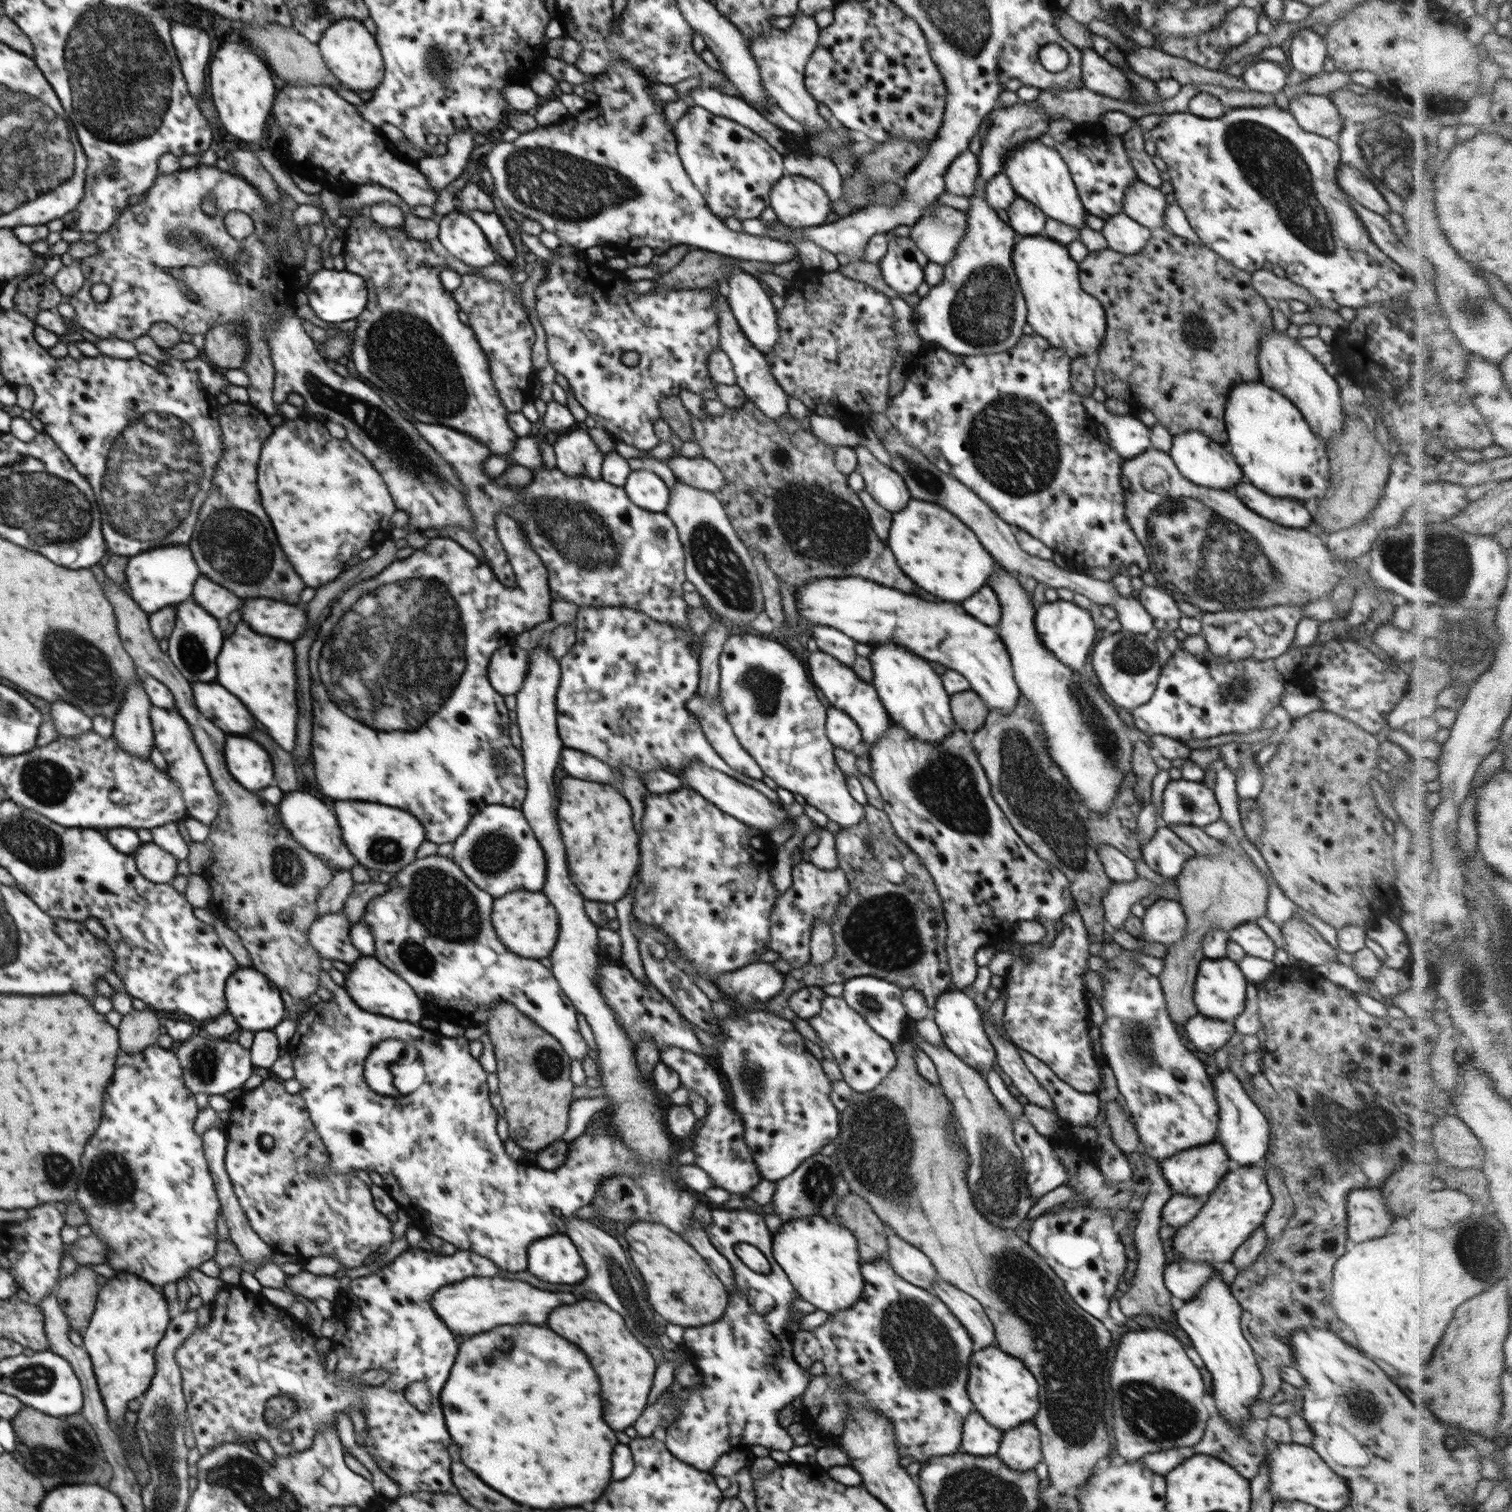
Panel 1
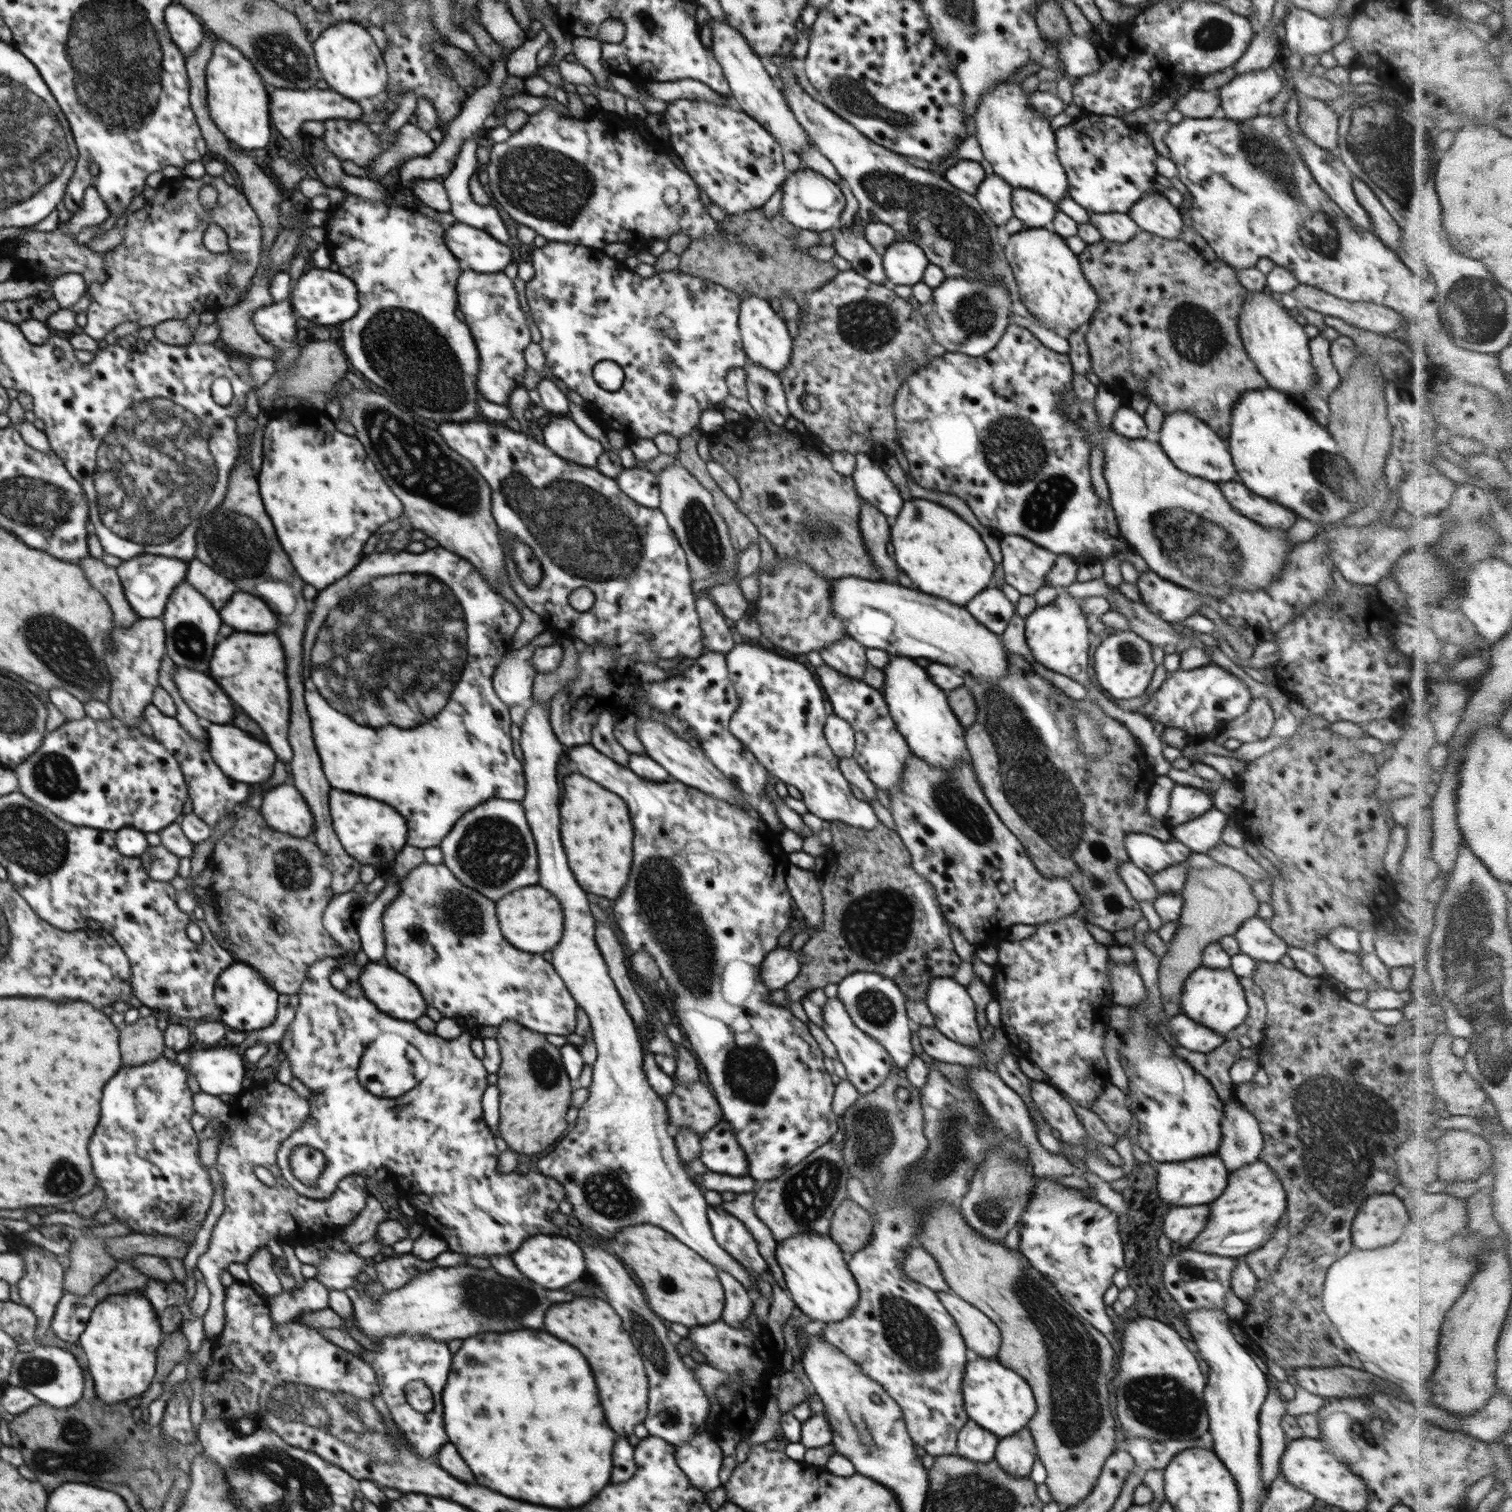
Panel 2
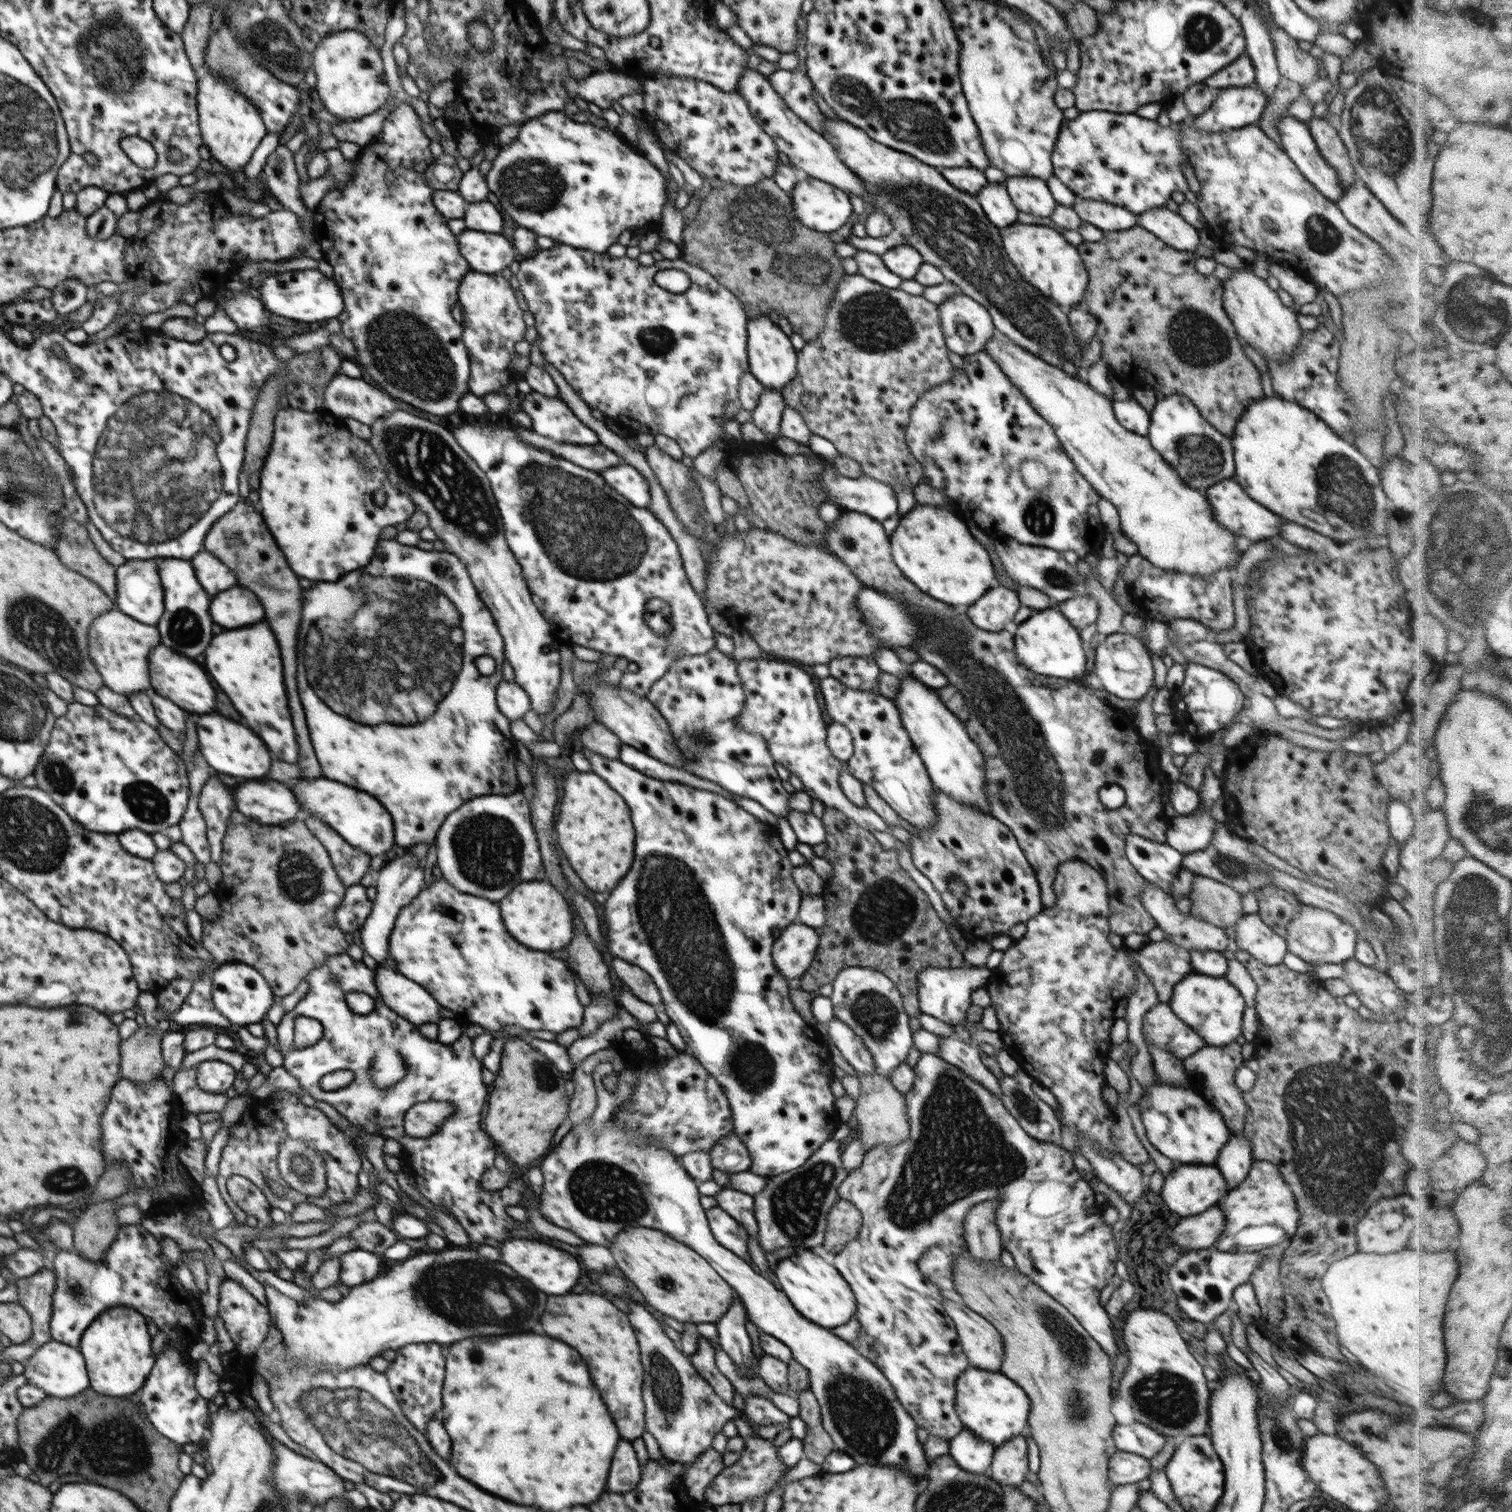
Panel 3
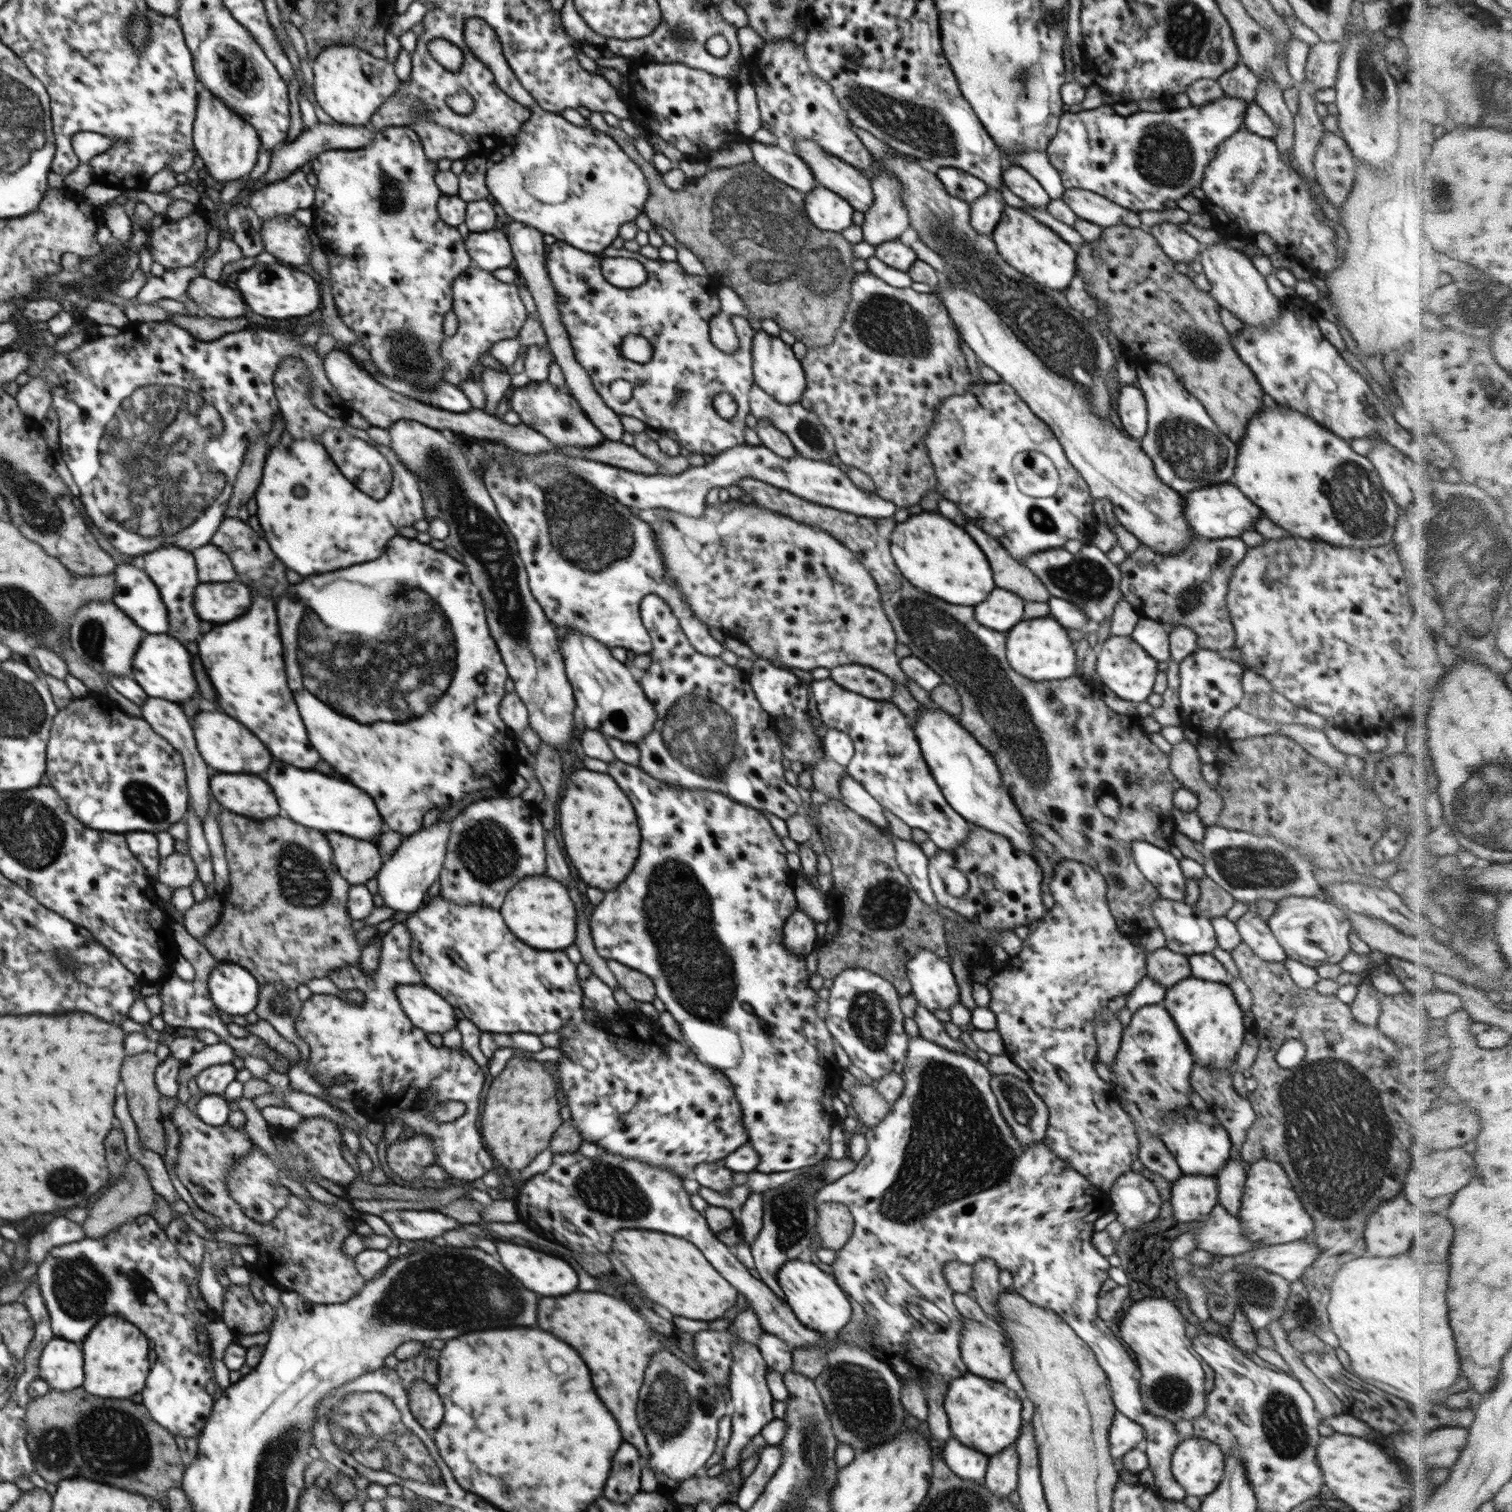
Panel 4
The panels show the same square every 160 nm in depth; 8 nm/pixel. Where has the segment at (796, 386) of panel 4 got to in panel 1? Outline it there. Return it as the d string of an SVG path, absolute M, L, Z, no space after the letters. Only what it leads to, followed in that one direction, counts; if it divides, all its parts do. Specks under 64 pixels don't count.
M738 271L729 276L724 289L733 316L748 340L763 354L771 351L772 347L775 348L779 337L778 312L774 308L771 296L764 291L759 280L745 271Z

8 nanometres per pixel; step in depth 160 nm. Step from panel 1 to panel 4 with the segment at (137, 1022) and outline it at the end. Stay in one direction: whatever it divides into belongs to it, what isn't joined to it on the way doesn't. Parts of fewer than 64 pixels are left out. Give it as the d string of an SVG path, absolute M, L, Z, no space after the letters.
M152 1051L141 1052L130 1056L122 1068L122 1082L124 1082L125 1093L127 1096L130 1114L134 1119L138 1138L142 1142L142 1146L153 1150L158 1154L163 1154L166 1150L165 1131L160 1124L160 1110L158 1110L158 1084L154 1080L154 1072L158 1067L158 1058L152 1054Z

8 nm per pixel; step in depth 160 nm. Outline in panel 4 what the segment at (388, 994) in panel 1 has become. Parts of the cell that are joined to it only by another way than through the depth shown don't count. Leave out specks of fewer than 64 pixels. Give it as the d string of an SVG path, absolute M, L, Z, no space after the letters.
M401 984L395 988L402 1011L424 1033L443 1035L456 1029L454 1007L426 985Z

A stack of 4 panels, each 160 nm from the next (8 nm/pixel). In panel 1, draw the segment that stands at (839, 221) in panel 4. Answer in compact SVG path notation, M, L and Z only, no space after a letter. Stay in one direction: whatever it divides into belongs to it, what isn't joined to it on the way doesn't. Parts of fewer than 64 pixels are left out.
M785 175L774 184L770 192L769 207L776 213L777 220L790 228L810 228L823 225L831 213L831 198L826 194L825 188L801 175Z

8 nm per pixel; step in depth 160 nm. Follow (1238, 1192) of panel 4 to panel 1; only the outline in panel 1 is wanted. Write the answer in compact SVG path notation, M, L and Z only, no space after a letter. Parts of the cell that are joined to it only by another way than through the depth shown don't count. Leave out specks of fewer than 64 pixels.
M1230 1068L1211 1077L1211 1081L1219 1106L1217 1141L1226 1149L1233 1165L1261 1165L1269 1150L1270 1122Z

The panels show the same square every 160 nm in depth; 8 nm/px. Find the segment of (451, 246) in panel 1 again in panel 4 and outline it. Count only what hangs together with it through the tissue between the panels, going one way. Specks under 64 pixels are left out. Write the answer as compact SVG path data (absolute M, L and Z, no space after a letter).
M495 228L486 232L471 232L465 236L465 247L474 265L493 272L506 268L514 260L506 233Z

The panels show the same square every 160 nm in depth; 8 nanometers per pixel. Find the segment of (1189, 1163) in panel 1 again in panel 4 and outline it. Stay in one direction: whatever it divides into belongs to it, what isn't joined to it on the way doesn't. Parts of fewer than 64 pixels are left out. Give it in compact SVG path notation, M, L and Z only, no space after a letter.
M1182 1174L1171 1183L1169 1201L1175 1222L1201 1221L1218 1204L1218 1186L1212 1175Z

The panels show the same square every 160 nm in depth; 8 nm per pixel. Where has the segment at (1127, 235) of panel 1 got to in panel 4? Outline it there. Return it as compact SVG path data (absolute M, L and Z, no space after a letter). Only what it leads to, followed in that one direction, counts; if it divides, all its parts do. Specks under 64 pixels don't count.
M1064 188L1062 200L1076 213L1078 219L1093 222L1101 227L1115 224L1139 227L1141 224L1141 218L1137 212L1132 212L1090 191Z

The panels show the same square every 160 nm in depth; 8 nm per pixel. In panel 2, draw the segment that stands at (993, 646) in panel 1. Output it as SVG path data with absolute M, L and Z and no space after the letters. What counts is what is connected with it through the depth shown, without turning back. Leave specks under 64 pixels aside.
M854 576L834 579L829 601L847 634L866 649L878 648L891 656L928 659L987 682L998 682L1008 673L1001 637L980 624L966 607L896 584Z

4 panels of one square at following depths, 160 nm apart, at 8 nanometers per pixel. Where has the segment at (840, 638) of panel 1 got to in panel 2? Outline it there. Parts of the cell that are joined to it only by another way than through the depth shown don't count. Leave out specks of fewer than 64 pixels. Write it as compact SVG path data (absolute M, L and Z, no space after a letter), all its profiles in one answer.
M849 635L820 648L819 656L824 663L846 676L861 679L866 670L866 647Z

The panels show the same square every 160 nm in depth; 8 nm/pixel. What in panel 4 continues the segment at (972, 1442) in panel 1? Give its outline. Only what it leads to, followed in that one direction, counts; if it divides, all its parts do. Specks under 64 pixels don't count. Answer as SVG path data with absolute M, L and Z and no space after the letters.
M950 1438L941 1450L941 1457L958 1478L984 1482L989 1456L978 1449L962 1444L958 1439Z

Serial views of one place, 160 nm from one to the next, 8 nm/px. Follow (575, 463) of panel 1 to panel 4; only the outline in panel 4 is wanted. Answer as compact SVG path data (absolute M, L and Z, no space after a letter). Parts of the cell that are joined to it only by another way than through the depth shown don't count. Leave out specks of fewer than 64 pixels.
M547 380L530 382L514 388L513 395L509 398L509 406L519 414L522 423L547 436L555 447L593 447L602 444L606 439L580 408L568 387L560 388Z

